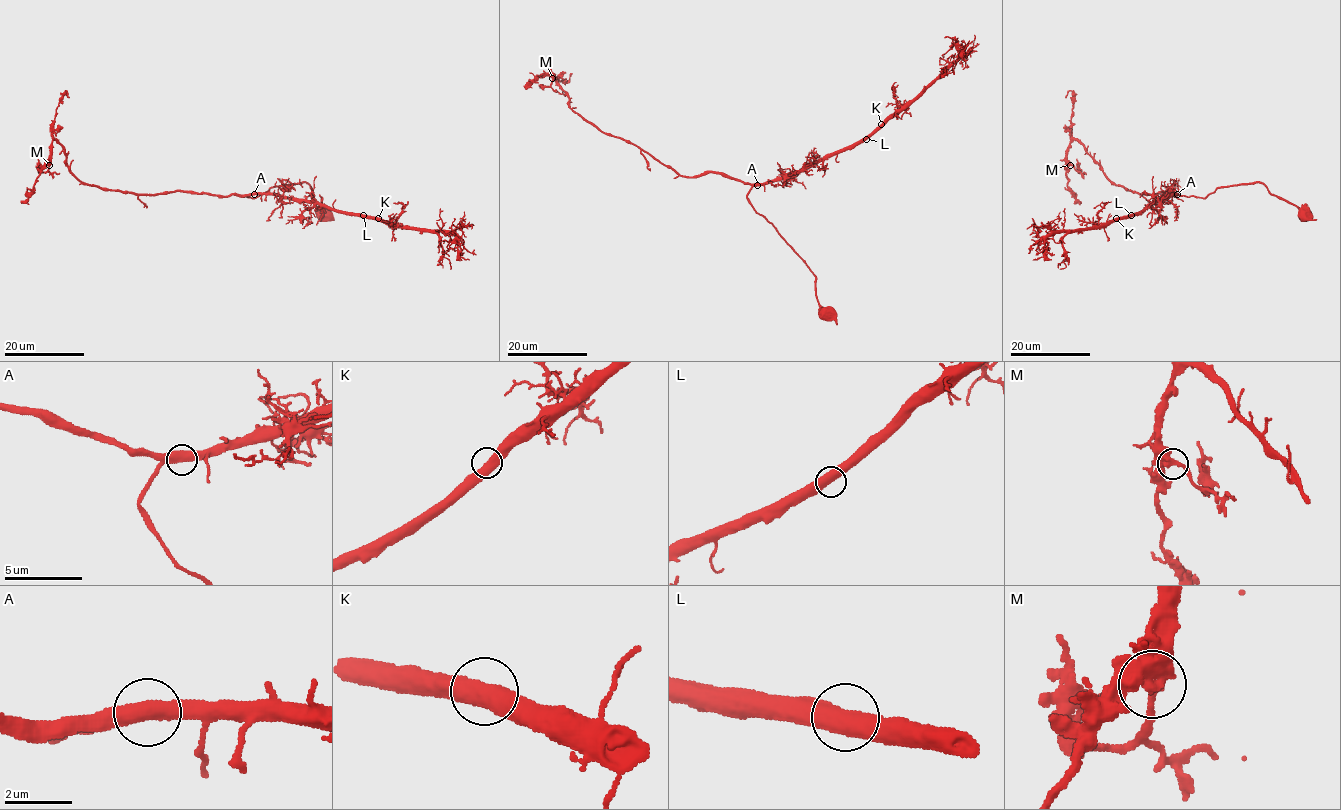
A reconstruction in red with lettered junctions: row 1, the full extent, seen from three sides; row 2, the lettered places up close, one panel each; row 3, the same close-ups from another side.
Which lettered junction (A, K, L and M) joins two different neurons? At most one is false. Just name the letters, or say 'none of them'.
none of them

